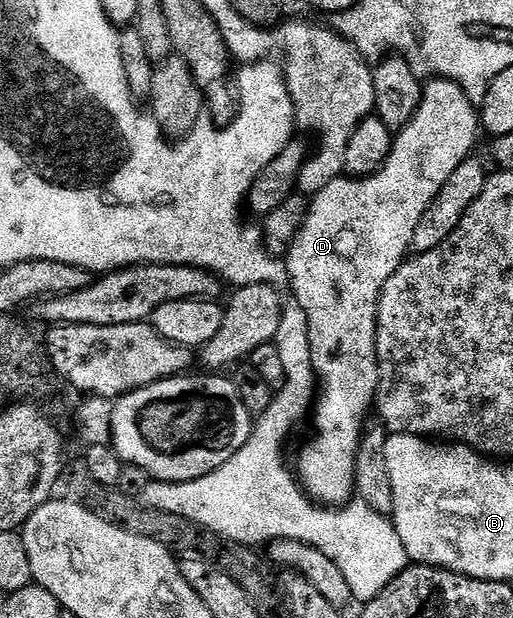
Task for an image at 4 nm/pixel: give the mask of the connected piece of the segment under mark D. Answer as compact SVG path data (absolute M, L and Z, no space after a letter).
M431 79L423 86L422 100L408 125L402 131L397 132L394 137L394 147L390 150L388 161L381 167L376 174L368 175L365 179L352 179L349 177L339 177L332 181L332 185L324 185L320 193L316 193L310 199L308 217L292 245L289 255L285 256L286 273L288 284L294 290L292 295L293 302L298 304L300 309L308 317L308 337L310 338L310 348L312 349L312 365L314 366L314 377L316 380L316 402L312 408L312 420L314 419L314 439L306 443L306 448L298 455L298 467L296 474L311 500L317 501L322 505L342 505L355 494L354 489L354 466L356 465L356 455L360 449L360 437L368 426L368 420L376 407L378 398L378 357L375 355L376 349L376 329L378 328L378 302L382 296L384 285L388 285L388 277L400 269L400 265L406 262L412 251L412 233L416 233L416 225L420 225L420 217L428 213L428 205L448 185L448 177L460 169L460 165L465 159L471 158L475 154L474 142L480 136L480 111L476 104L456 85L451 79Z

